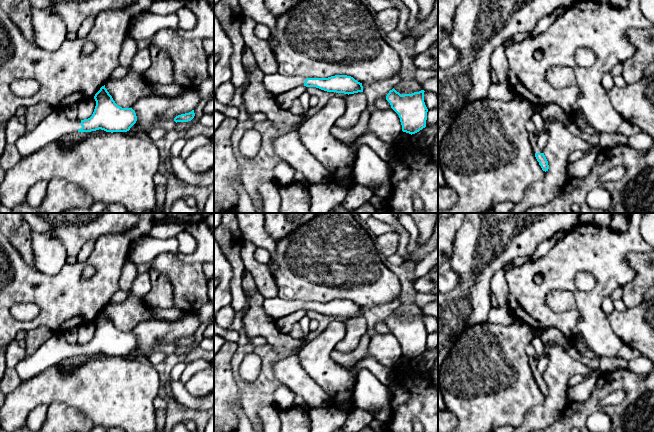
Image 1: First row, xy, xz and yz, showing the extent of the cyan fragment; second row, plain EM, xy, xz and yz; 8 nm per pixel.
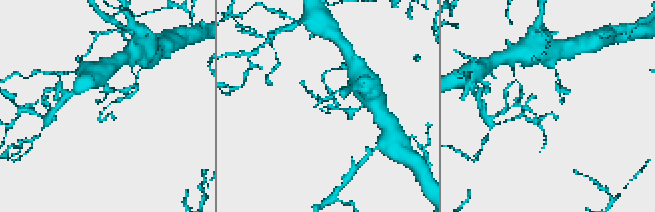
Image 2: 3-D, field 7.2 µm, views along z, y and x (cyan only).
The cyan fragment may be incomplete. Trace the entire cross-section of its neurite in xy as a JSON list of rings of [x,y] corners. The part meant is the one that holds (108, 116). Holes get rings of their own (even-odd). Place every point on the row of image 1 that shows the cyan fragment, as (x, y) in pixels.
[[[105,85],[95,94],[94,99],[96,101],[94,112],[90,118],[84,120],[71,120],[62,109],[53,109],[50,116],[15,143],[15,150],[25,158],[68,134],[99,129],[111,133],[127,132],[136,123],[135,111],[132,108],[118,106]]]

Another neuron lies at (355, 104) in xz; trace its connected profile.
[[[363,92],[349,94],[345,99],[345,111],[337,119],[335,125],[340,128],[352,127],[367,105],[368,99]]]

